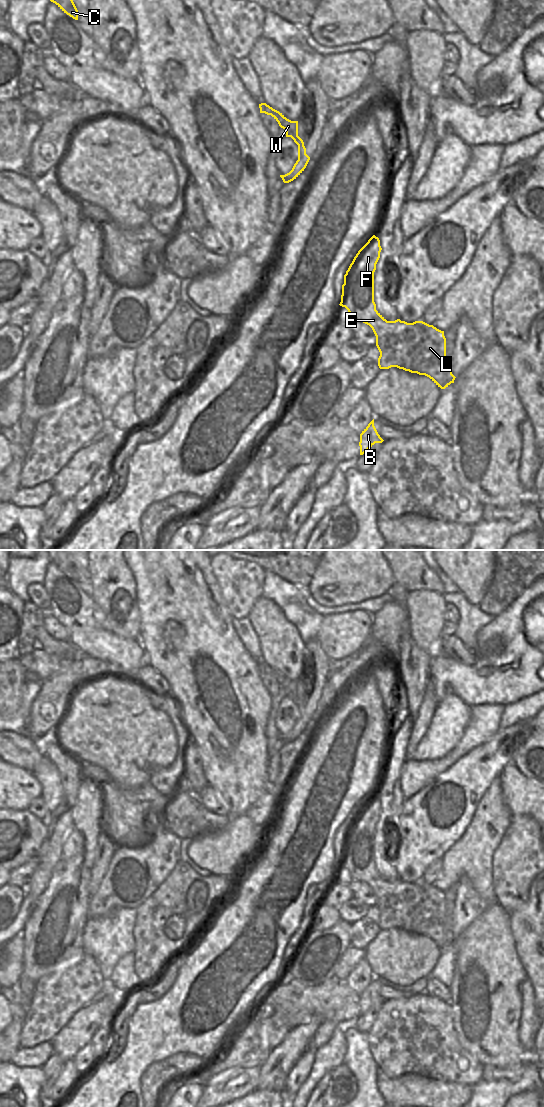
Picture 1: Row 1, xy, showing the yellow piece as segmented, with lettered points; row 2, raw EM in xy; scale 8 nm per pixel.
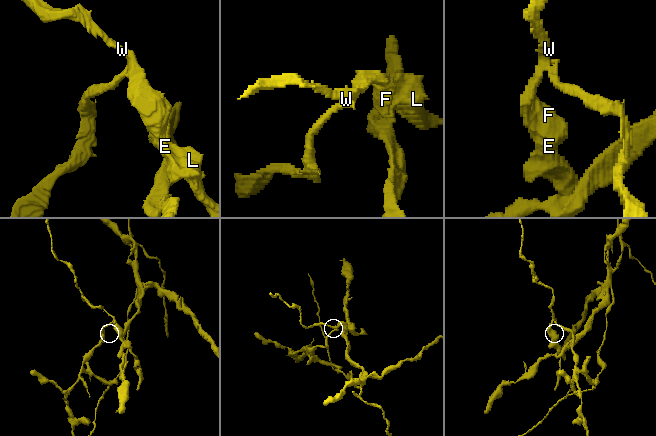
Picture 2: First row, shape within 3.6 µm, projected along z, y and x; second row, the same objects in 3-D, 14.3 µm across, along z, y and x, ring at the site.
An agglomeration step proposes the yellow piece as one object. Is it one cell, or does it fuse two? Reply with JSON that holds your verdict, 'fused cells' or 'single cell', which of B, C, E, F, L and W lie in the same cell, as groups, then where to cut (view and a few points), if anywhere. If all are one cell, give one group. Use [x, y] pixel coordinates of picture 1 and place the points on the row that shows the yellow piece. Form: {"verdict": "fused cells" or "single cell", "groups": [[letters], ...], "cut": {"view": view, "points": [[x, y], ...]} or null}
{"verdict": "fused cells", "groups": [["B"], ["C", "E", "F", "L", "W"]], "cut": {"view": "xy", "points": [[300, 138], [298, 145]]}}

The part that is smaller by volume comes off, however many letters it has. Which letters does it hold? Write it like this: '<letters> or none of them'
C, E, F, L, W

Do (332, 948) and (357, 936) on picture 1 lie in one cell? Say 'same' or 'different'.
different

